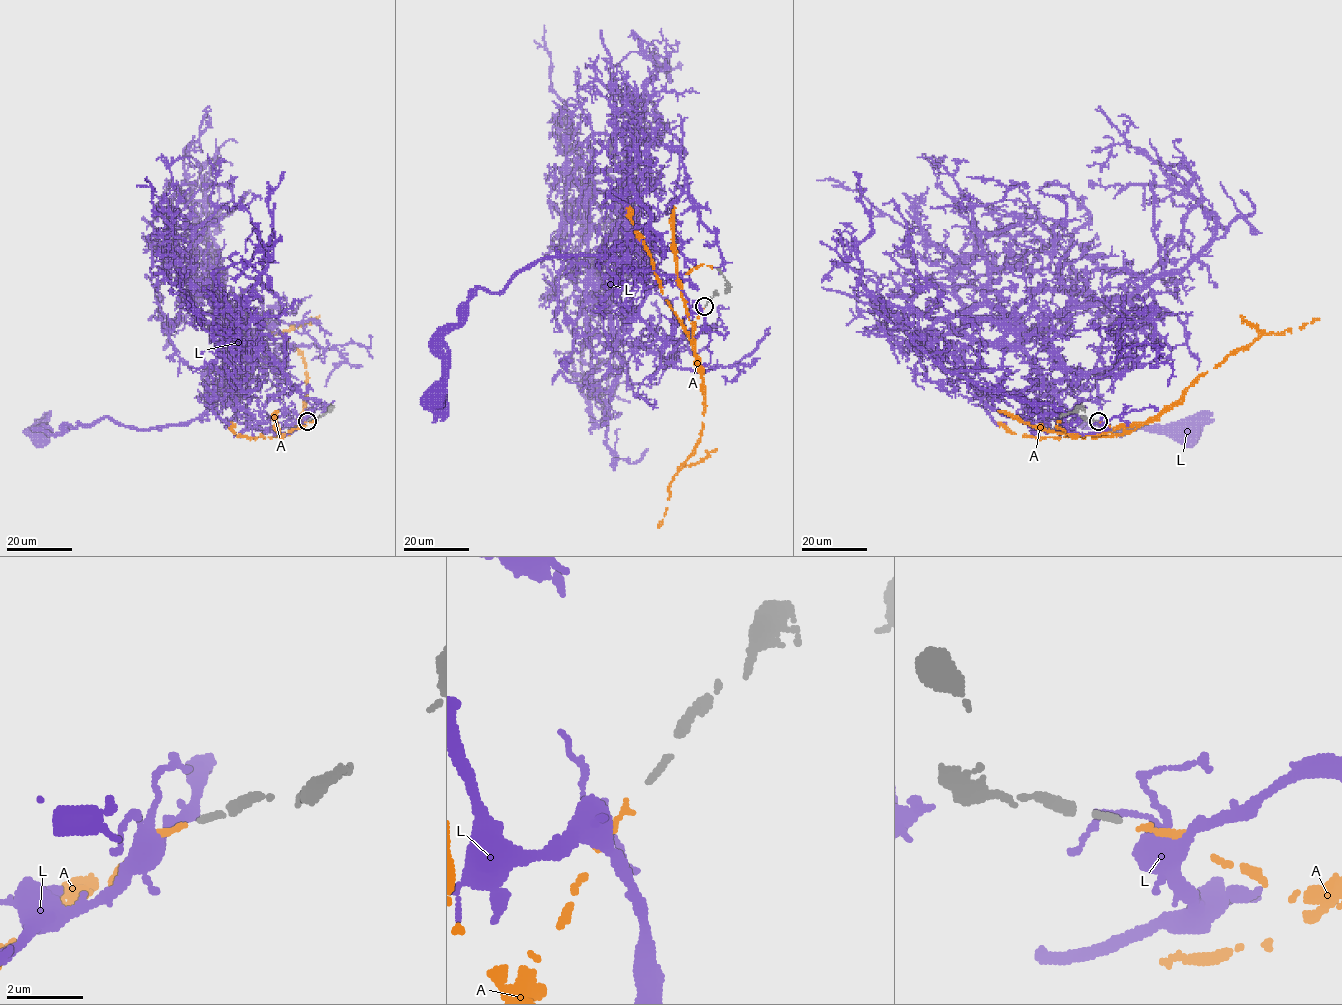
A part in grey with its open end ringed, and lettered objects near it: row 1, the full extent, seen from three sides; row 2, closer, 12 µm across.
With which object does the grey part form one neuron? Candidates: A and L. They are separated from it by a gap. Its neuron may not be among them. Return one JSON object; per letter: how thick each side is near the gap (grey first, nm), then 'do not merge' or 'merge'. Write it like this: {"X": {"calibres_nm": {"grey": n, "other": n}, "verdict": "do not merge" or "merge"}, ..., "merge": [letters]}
{"A": {"calibres_nm": {"grey": 170, "other": 140}, "verdict": "merge"}, "L": {"calibres_nm": {"grey": 170, "other": 400}, "verdict": "do not merge"}, "merge": ["A"]}

